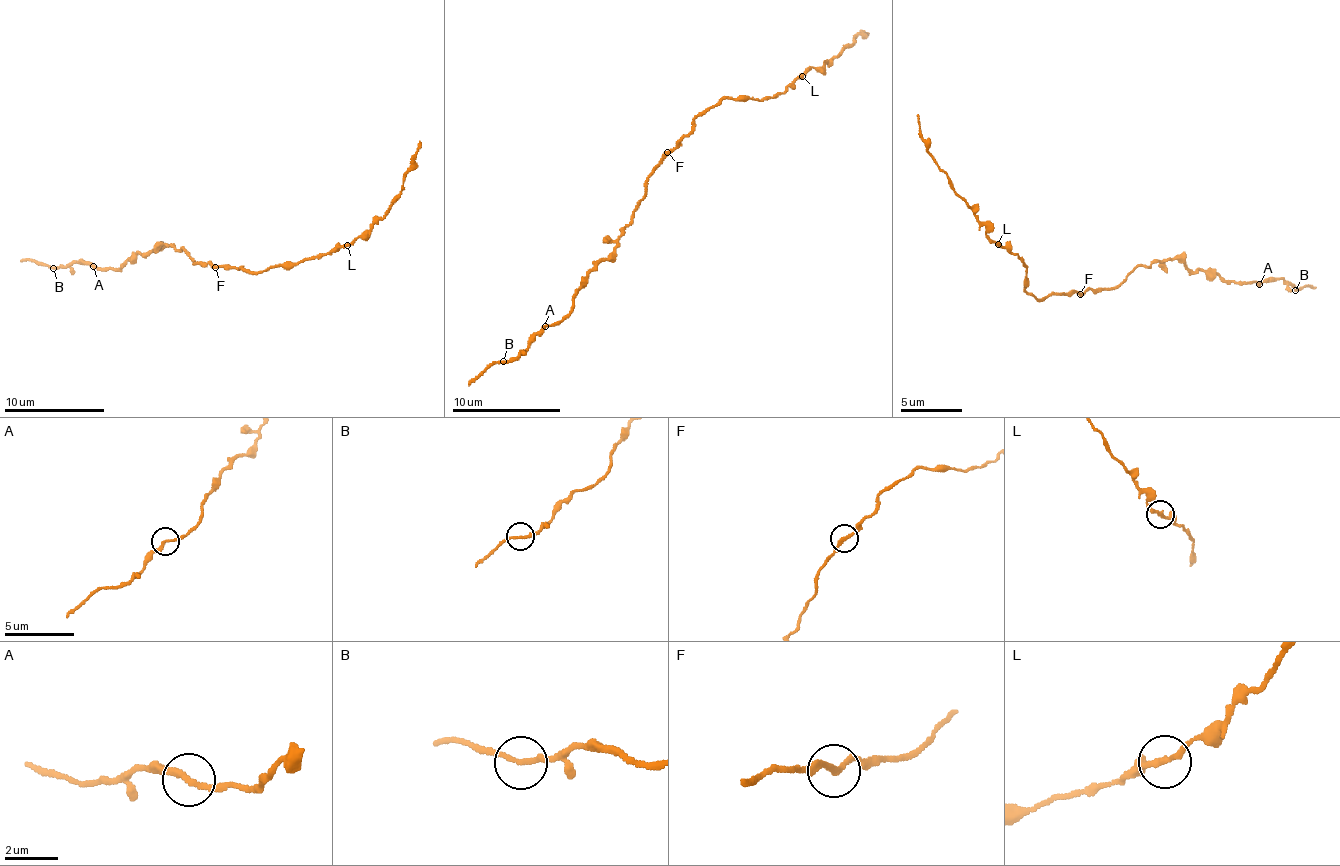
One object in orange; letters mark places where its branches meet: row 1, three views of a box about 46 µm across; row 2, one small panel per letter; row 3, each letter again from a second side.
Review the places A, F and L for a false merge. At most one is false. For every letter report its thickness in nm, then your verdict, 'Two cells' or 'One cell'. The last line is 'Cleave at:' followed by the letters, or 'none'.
A: Thickness 200 nm. One cell
F: Thickness 190 nm. One cell
L: Thickness 200 nm. One cell
Cleave at: none

